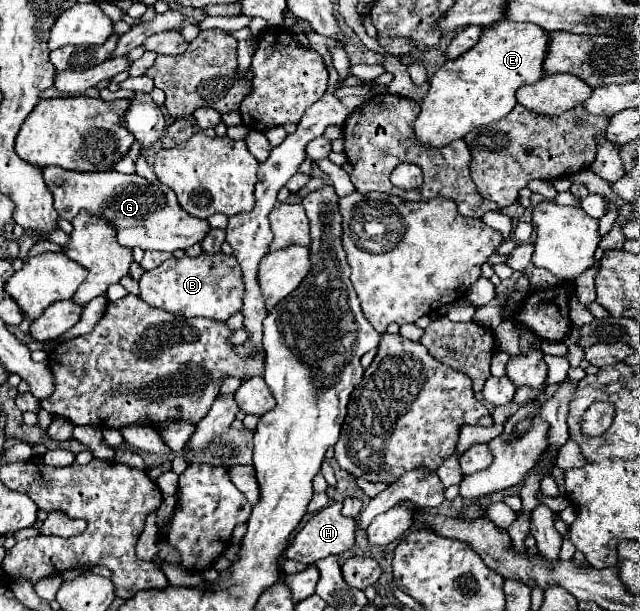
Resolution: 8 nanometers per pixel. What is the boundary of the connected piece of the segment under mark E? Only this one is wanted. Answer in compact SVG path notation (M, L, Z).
M499 20L483 26L479 42L453 62L445 62L429 80L431 88L415 120L415 134L423 144L445 146L463 138L477 126L505 118L517 104L515 92L525 84L535 84L543 74L549 36L531 22Z

